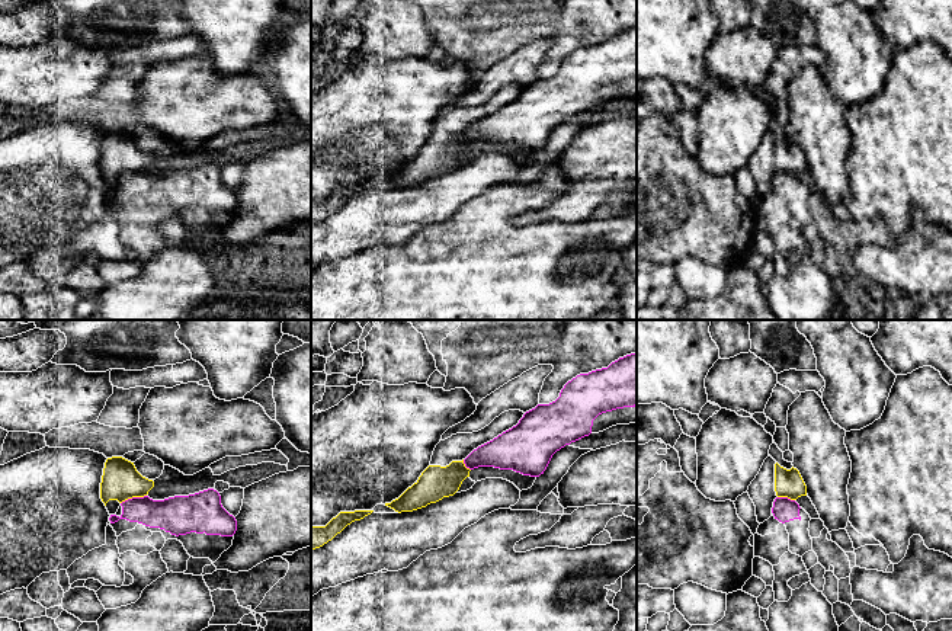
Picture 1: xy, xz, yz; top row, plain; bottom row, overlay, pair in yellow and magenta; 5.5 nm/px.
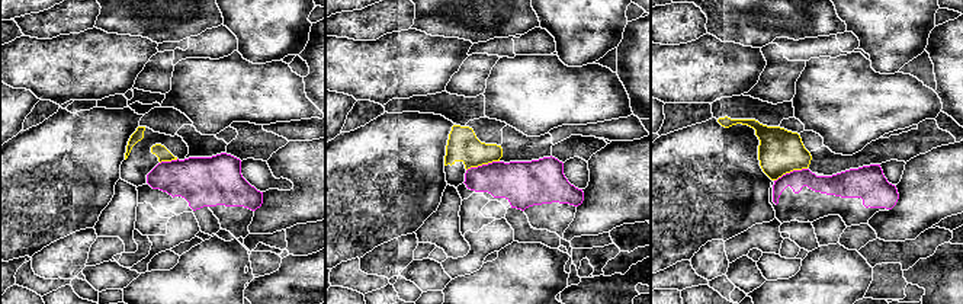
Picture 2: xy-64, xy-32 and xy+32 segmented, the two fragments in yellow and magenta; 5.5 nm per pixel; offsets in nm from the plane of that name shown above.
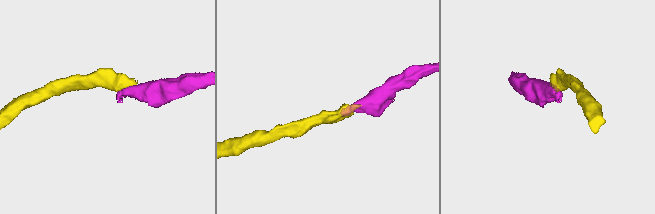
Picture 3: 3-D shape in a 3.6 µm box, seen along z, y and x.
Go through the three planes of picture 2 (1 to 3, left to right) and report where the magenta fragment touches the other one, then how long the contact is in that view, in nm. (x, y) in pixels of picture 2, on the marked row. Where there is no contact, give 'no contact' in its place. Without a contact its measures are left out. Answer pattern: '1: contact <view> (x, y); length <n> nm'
1: contact xy-64 (169, 160); length 110 nm
2: contact xy-32 (482, 163); length 190 nm
3: contact xy+32 (790, 170); length 200 nm

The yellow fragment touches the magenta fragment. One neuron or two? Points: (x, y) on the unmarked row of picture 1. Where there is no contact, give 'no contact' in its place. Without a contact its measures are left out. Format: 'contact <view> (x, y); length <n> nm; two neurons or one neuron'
contact xy (132, 170); length 150 nm; two neurons

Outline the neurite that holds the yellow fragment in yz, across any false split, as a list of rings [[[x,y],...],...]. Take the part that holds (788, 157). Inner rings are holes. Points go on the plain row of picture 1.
[[[769,129],[747,167],[756,180],[757,196],[763,198],[772,190],[776,172],[796,174],[807,170],[807,160],[796,142],[786,144]]]

